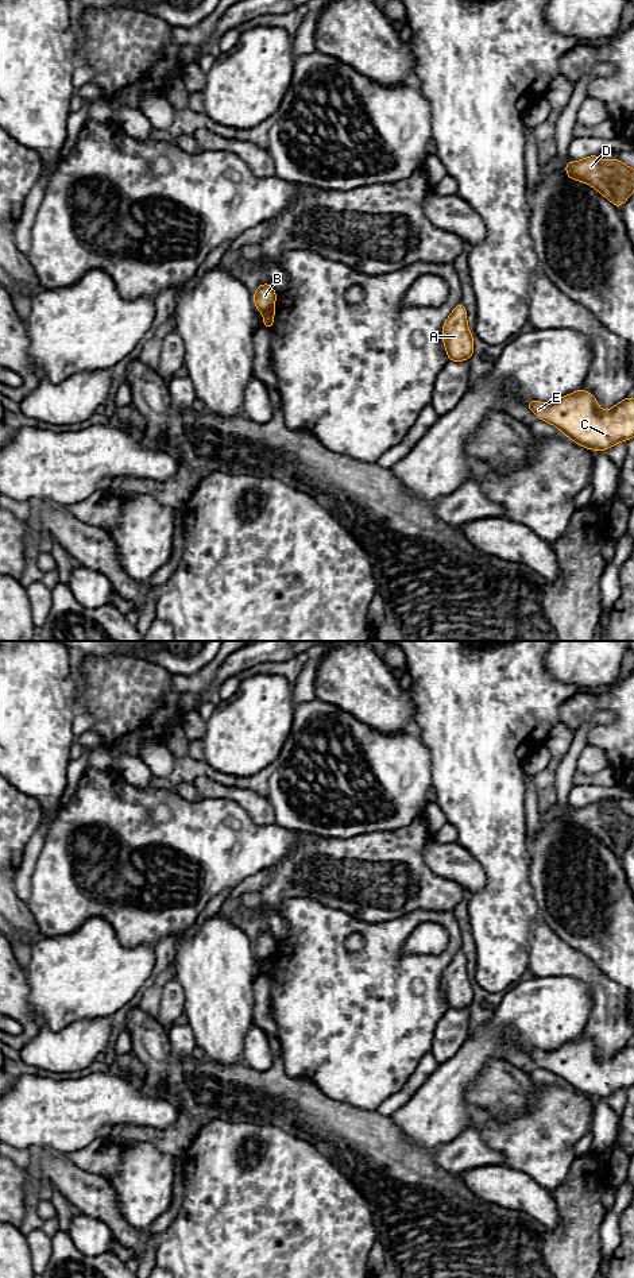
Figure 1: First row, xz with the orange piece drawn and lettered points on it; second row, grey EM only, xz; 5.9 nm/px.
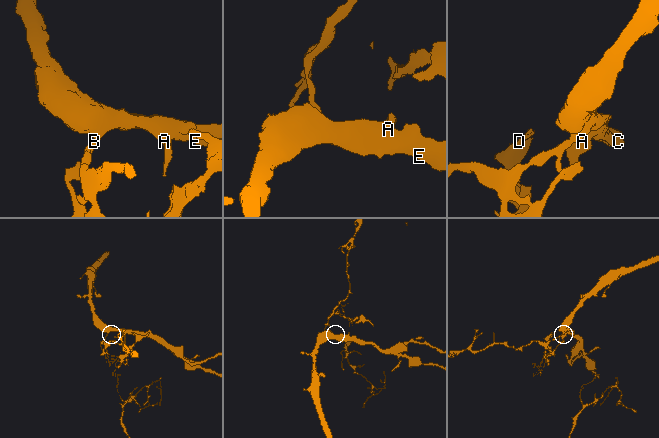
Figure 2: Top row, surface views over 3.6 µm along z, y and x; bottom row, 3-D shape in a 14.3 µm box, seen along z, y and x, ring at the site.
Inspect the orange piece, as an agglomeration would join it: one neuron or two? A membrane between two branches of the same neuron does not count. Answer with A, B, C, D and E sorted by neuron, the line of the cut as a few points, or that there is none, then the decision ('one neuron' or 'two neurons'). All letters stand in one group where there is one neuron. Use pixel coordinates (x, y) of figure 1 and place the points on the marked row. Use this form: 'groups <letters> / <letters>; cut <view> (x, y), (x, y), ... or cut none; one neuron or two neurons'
groups A C E / B D; cut xz (271, 307), (263, 312); two neurons

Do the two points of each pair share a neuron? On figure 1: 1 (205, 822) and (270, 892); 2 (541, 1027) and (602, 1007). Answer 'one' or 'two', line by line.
1: two
2: two

